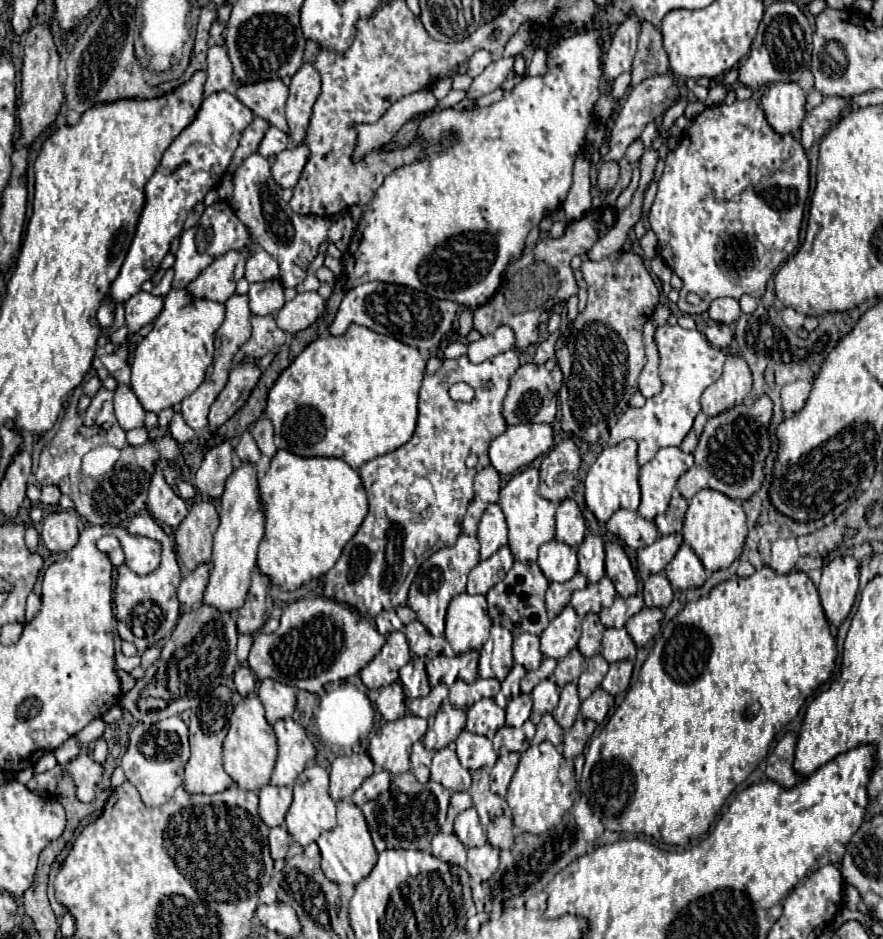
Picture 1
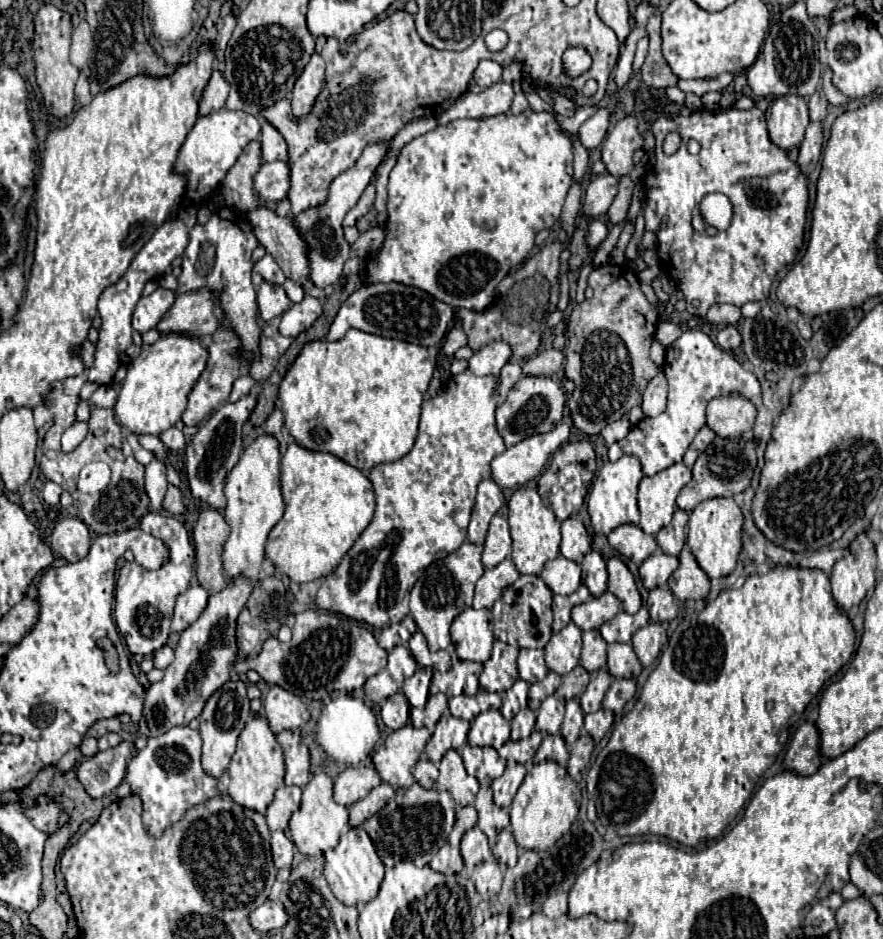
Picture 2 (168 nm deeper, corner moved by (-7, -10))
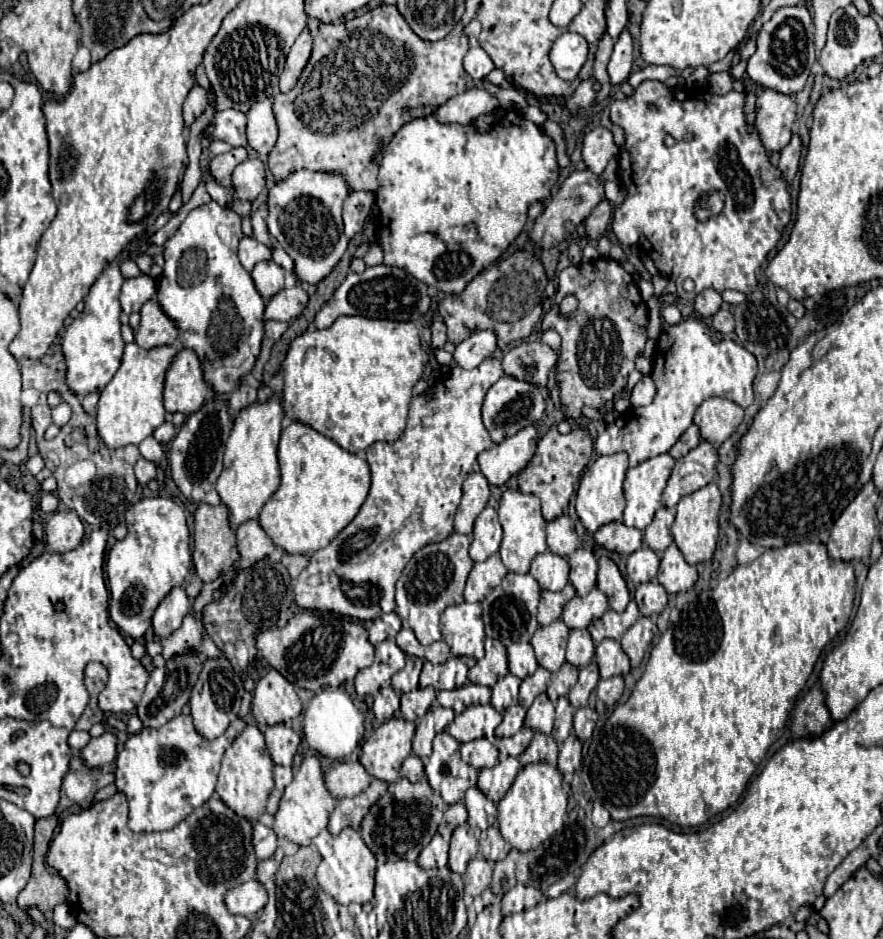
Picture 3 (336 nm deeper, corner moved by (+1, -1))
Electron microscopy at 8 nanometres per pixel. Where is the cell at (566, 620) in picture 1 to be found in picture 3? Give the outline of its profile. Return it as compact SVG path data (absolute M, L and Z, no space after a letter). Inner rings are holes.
M557 619L547 627L539 627L531 639L537 663L547 671L557 673L559 667L565 663L567 639L569 639L569 629L561 619Z

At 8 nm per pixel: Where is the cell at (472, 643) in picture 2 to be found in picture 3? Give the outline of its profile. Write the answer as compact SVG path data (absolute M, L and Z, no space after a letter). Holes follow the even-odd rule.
M461 603L447 607L441 615L441 633L453 655L481 659L481 655L485 655L481 603Z

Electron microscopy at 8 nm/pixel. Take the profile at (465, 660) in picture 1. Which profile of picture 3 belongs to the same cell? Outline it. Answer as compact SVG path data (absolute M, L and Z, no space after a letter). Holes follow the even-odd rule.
M453 657L442 664L425 661L420 673L419 685L422 688L432 686L436 691L453 690L468 681L468 671L469 667L464 657Z

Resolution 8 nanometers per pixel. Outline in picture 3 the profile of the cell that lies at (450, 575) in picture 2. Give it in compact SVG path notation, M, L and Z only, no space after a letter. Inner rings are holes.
M451 533L441 543L425 545L411 557L397 581L397 615L403 621L407 619L407 625L413 629L421 645L431 645L441 639L441 613L445 611L445 607L463 601L463 587L473 567L473 561L469 557L469 545L471 537L461 533Z

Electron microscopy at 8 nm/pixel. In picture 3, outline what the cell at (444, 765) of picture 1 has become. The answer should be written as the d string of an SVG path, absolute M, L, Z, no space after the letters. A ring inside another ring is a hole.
M441 731L433 739L433 753L425 763L429 785L445 799L447 805L461 801L465 791L477 785L479 771L463 763L459 747L459 741L455 741L447 731Z

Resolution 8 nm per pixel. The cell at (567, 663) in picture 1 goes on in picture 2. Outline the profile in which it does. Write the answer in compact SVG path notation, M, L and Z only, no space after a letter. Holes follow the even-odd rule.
M583 666L573 668L573 672L563 676L563 686L561 686L563 698L560 697L559 699L565 702L569 698L579 698L581 692L585 692L585 684L589 684L589 672Z

